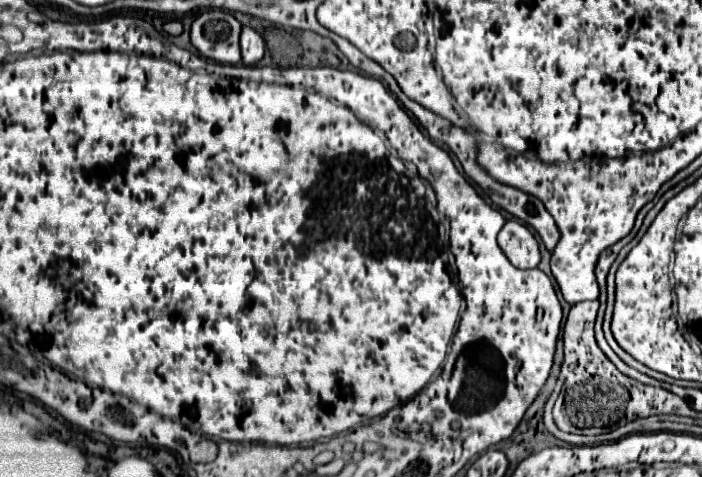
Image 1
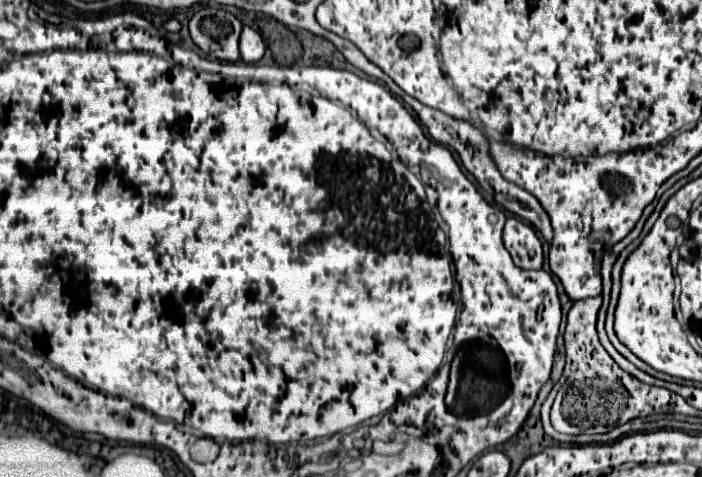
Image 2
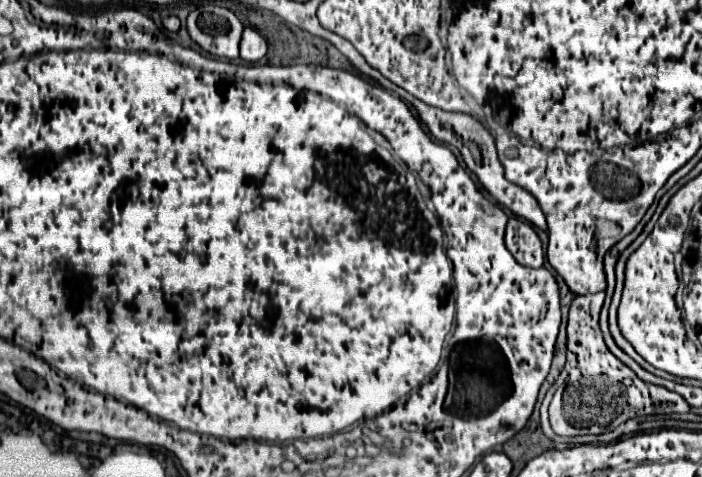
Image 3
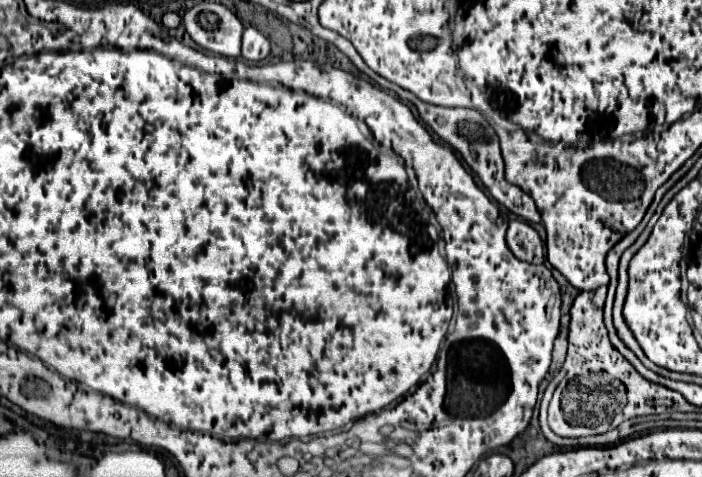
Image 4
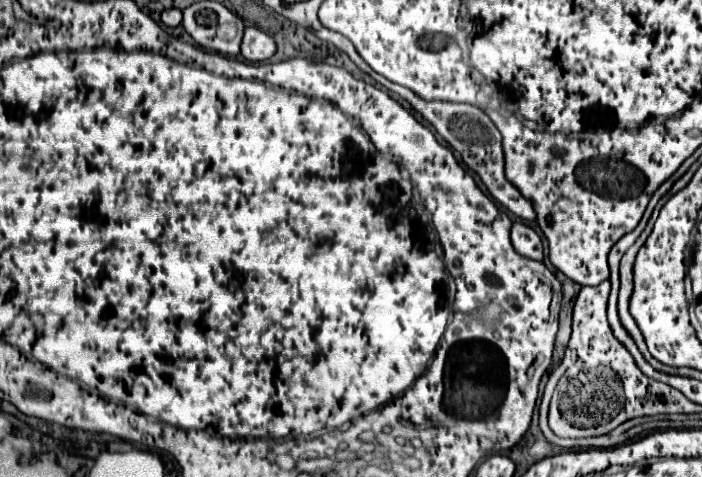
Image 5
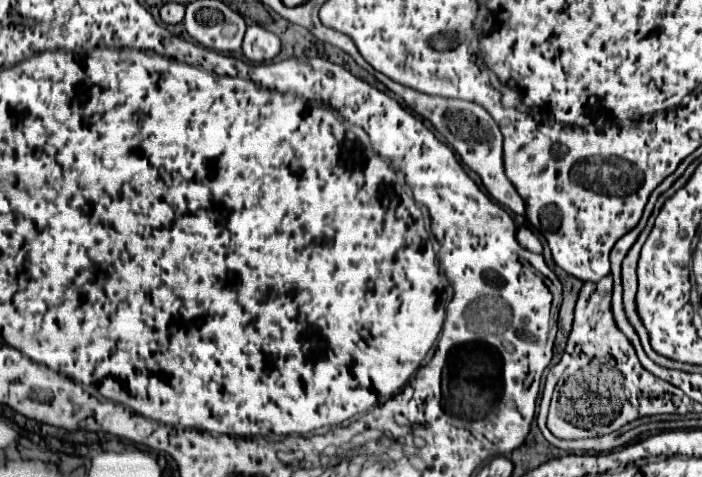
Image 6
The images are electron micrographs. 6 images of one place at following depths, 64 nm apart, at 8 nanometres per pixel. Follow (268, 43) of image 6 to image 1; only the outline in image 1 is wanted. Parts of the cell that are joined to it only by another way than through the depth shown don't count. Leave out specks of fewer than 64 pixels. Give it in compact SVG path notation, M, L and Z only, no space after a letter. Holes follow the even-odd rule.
M244 26L240 34L240 49L244 64L256 64L262 60L266 44L264 44L264 38L256 30L252 30L250 26Z

